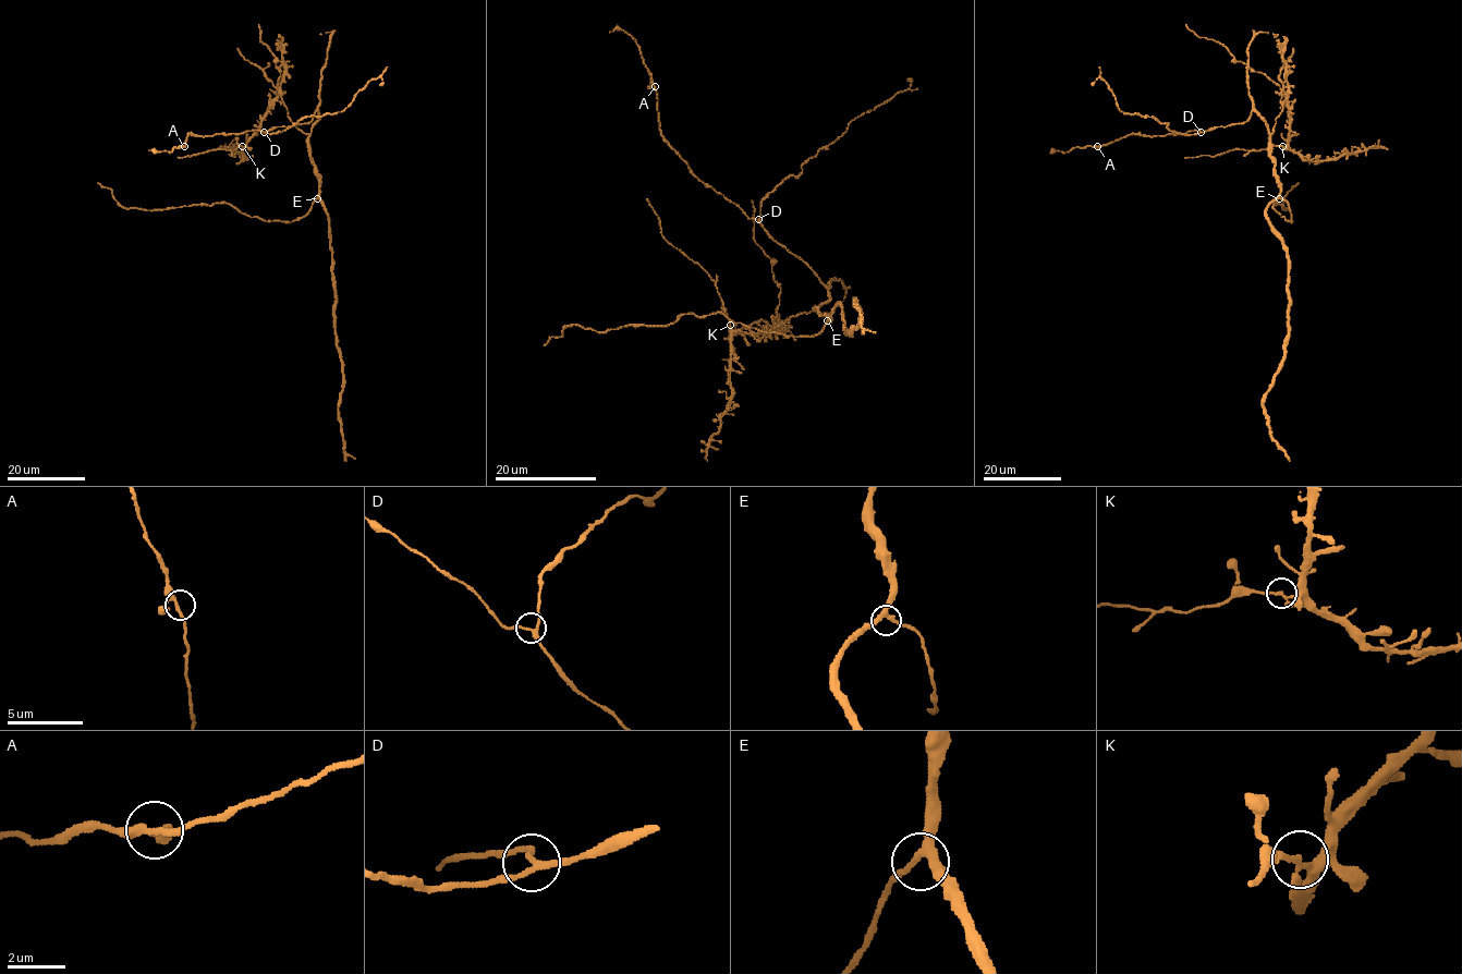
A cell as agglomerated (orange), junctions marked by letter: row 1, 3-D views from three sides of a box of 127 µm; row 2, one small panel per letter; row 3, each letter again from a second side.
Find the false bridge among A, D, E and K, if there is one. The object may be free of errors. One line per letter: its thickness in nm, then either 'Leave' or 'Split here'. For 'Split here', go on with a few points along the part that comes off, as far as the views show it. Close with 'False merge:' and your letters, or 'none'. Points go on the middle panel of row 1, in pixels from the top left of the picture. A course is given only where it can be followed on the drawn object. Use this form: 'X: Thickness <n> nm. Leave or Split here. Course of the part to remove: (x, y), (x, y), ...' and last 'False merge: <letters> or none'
A: Thickness 200 nm. Leave
D: Thickness 190 nm. Leave
E: Thickness 280 nm. Leave
K: Thickness 160 nm. Split here. Course of the part to remove: (730, 324), (715, 282), (664, 238), (660, 220), (646, 198)
False merge: K

